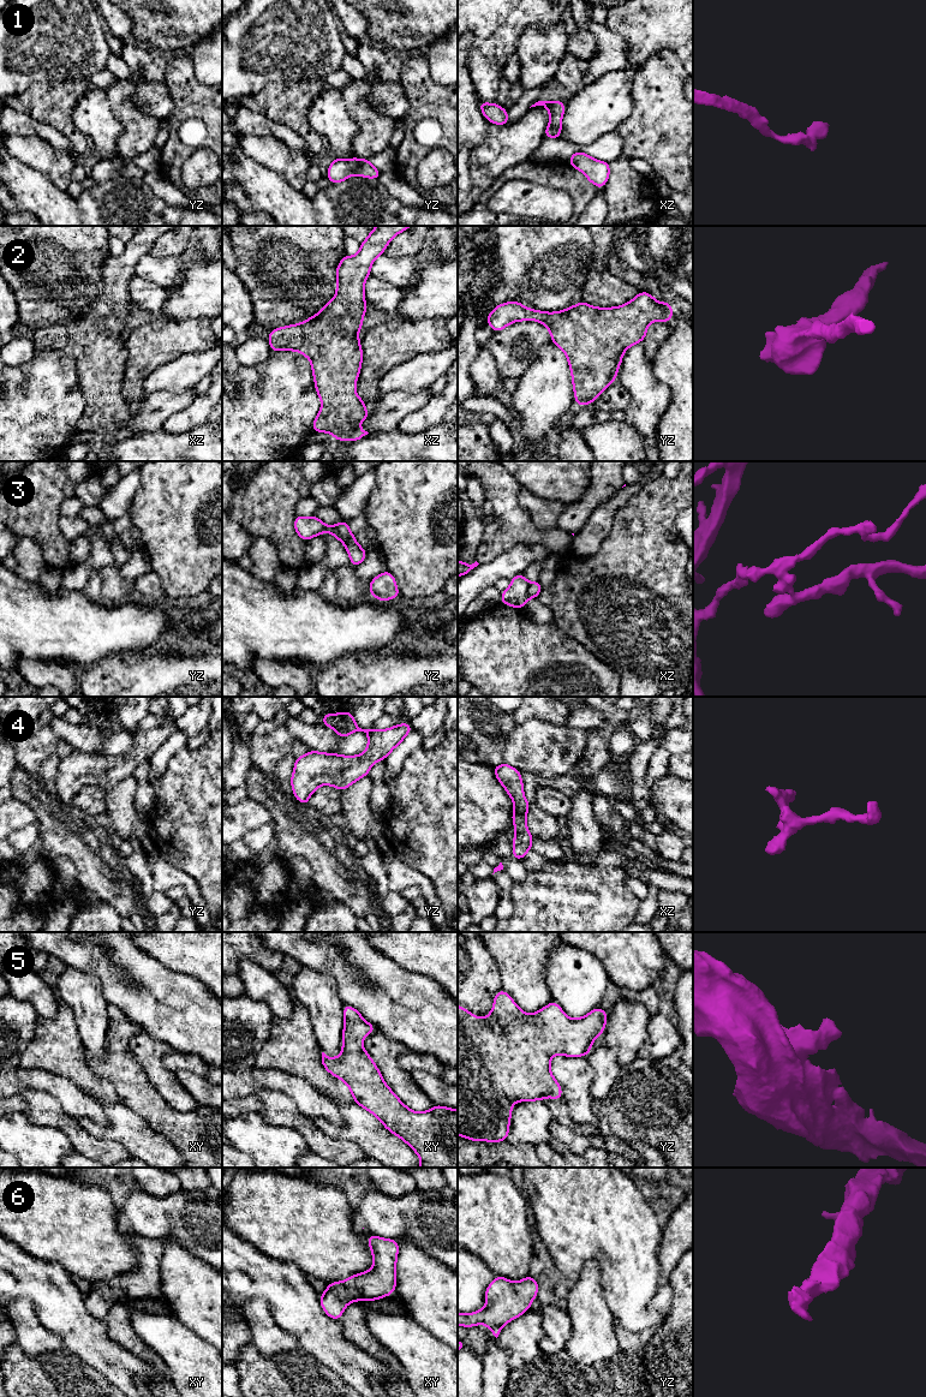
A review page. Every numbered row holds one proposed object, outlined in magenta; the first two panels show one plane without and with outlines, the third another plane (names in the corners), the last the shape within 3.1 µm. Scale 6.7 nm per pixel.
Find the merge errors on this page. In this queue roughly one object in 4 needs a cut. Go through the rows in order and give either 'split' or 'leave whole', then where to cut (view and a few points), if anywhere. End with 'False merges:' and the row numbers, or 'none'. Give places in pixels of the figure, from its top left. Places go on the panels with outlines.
1: leave whole | no cut
2: leave whole | no cut
3: split | yz (333, 526), (344, 543)
4: leave whole | no cut
5: leave whole | no cut
6: leave whole | no cut
False merges: 3

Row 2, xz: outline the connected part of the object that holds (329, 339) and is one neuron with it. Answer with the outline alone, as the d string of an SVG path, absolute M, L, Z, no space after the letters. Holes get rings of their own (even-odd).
M377 226L360 243L356 256L343 256L336 268L336 295L311 318L301 323L281 327L269 332L271 352L298 351L311 362L316 392L322 401L321 410L312 423L313 432L330 432L336 441L358 441L369 432L356 424L369 418L365 401L356 393L356 382L362 369L363 350L358 333L368 309L364 283L370 276L374 261L384 253L390 240L412 226Z

